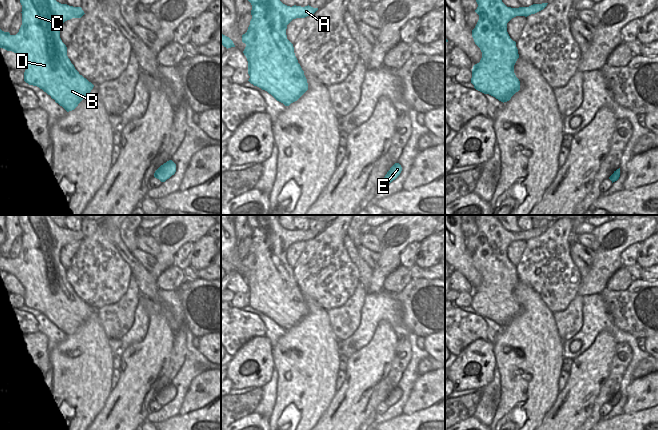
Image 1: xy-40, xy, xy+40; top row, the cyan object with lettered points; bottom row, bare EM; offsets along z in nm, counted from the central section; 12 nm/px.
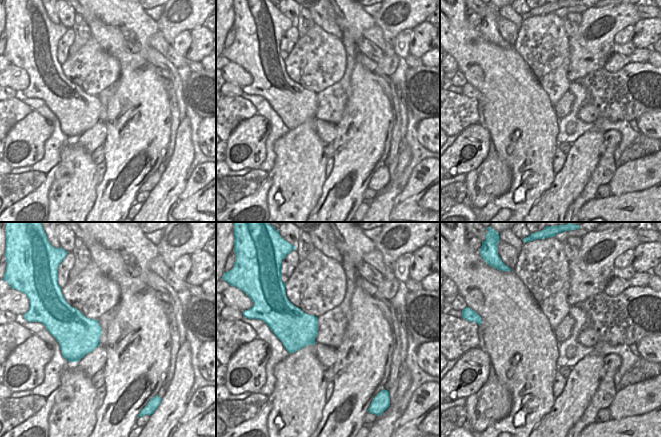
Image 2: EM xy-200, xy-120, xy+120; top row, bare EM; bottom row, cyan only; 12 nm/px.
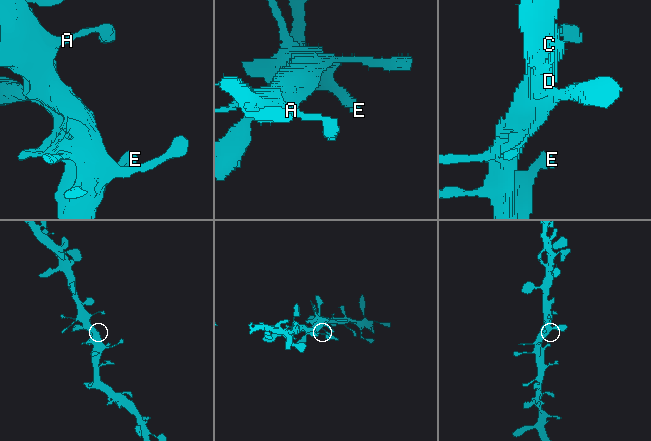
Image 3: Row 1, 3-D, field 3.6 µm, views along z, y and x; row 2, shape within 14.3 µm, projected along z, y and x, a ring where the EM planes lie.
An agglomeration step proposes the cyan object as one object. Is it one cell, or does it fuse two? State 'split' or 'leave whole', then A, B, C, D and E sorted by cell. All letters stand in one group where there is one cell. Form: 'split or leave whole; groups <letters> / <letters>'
leave whole; groups A B C D E

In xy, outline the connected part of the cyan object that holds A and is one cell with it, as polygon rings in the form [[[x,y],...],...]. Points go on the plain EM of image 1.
[[[247,215],[247,223],[252,229],[252,243],[245,258],[242,259],[242,266],[246,268],[243,275],[248,285],[249,306],[271,318],[277,325],[289,330],[297,325],[307,314],[308,307],[300,288],[294,277],[293,268],[287,263],[287,249],[296,242],[305,242],[314,238],[318,232],[311,230],[287,230],[283,228],[274,215]]]

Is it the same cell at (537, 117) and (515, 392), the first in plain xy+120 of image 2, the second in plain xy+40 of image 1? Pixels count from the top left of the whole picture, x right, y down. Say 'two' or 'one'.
one

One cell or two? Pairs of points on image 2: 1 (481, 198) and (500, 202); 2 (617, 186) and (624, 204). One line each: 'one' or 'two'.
1: two
2: two

